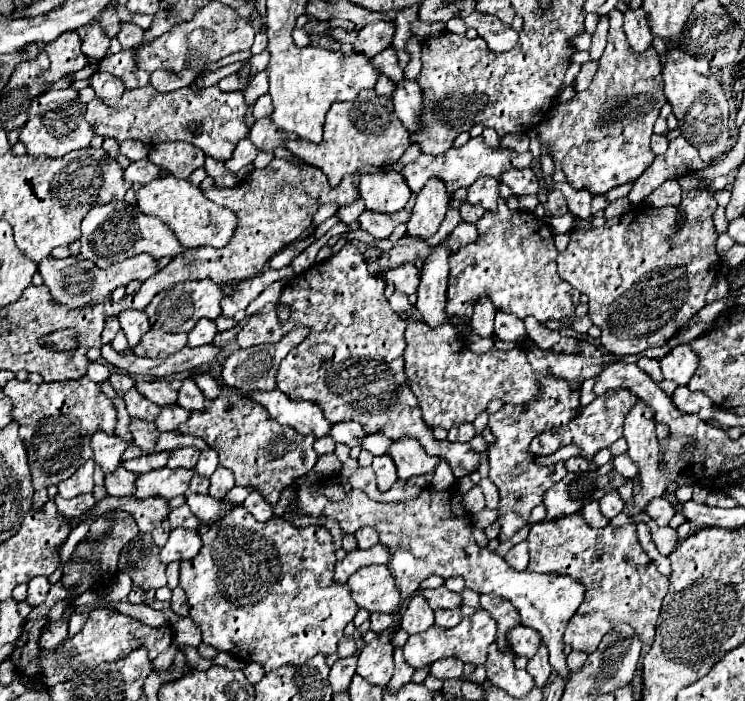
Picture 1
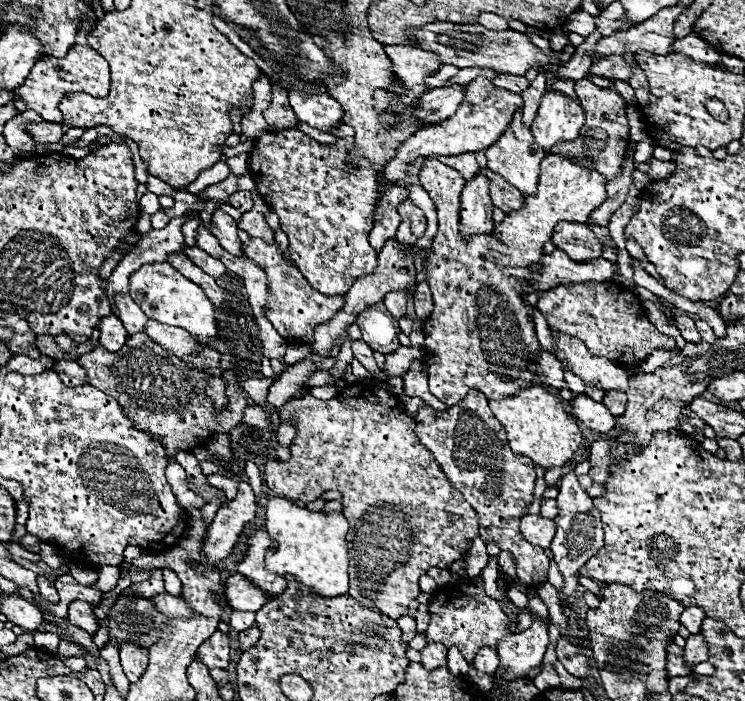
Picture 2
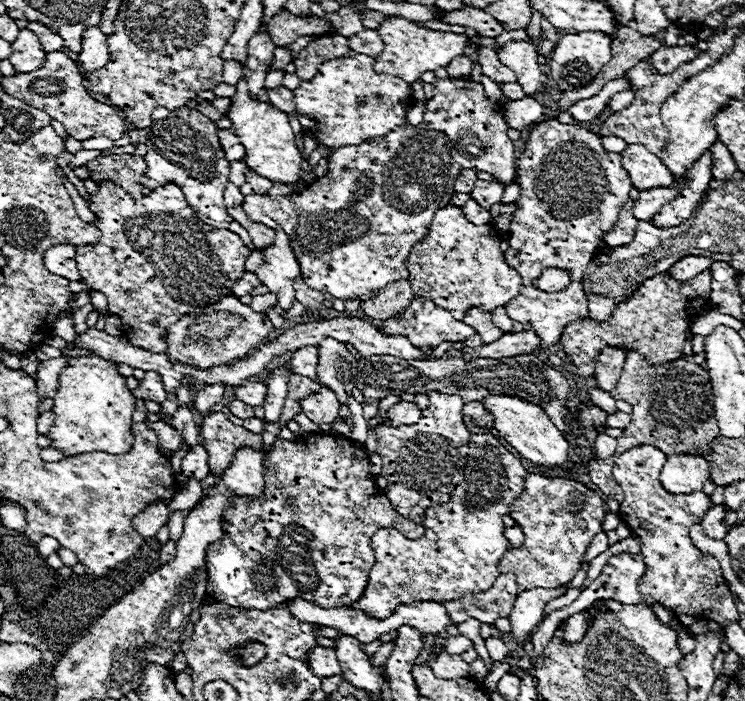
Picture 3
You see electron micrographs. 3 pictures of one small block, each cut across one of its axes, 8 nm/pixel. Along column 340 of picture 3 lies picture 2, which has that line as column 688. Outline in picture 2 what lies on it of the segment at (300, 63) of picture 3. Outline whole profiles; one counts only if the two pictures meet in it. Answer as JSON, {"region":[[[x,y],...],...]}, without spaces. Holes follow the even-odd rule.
{"region":[[[690,34],[686,38],[680,38],[680,40],[674,40],[674,46],[672,46],[674,52],[682,52],[686,56],[690,56],[692,60],[696,62],[704,62],[704,64],[718,64],[720,62],[720,52],[716,52],[714,48],[710,48],[710,44],[702,42],[698,34]]]}

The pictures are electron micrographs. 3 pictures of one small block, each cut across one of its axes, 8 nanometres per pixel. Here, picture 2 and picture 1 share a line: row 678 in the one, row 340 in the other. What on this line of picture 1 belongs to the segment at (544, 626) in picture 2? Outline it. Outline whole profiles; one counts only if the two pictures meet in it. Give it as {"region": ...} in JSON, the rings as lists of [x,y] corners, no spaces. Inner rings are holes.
{"region":[[[496,312],[496,338],[506,342],[518,342],[526,338],[524,322],[518,320],[518,316],[510,316],[508,312]]]}

